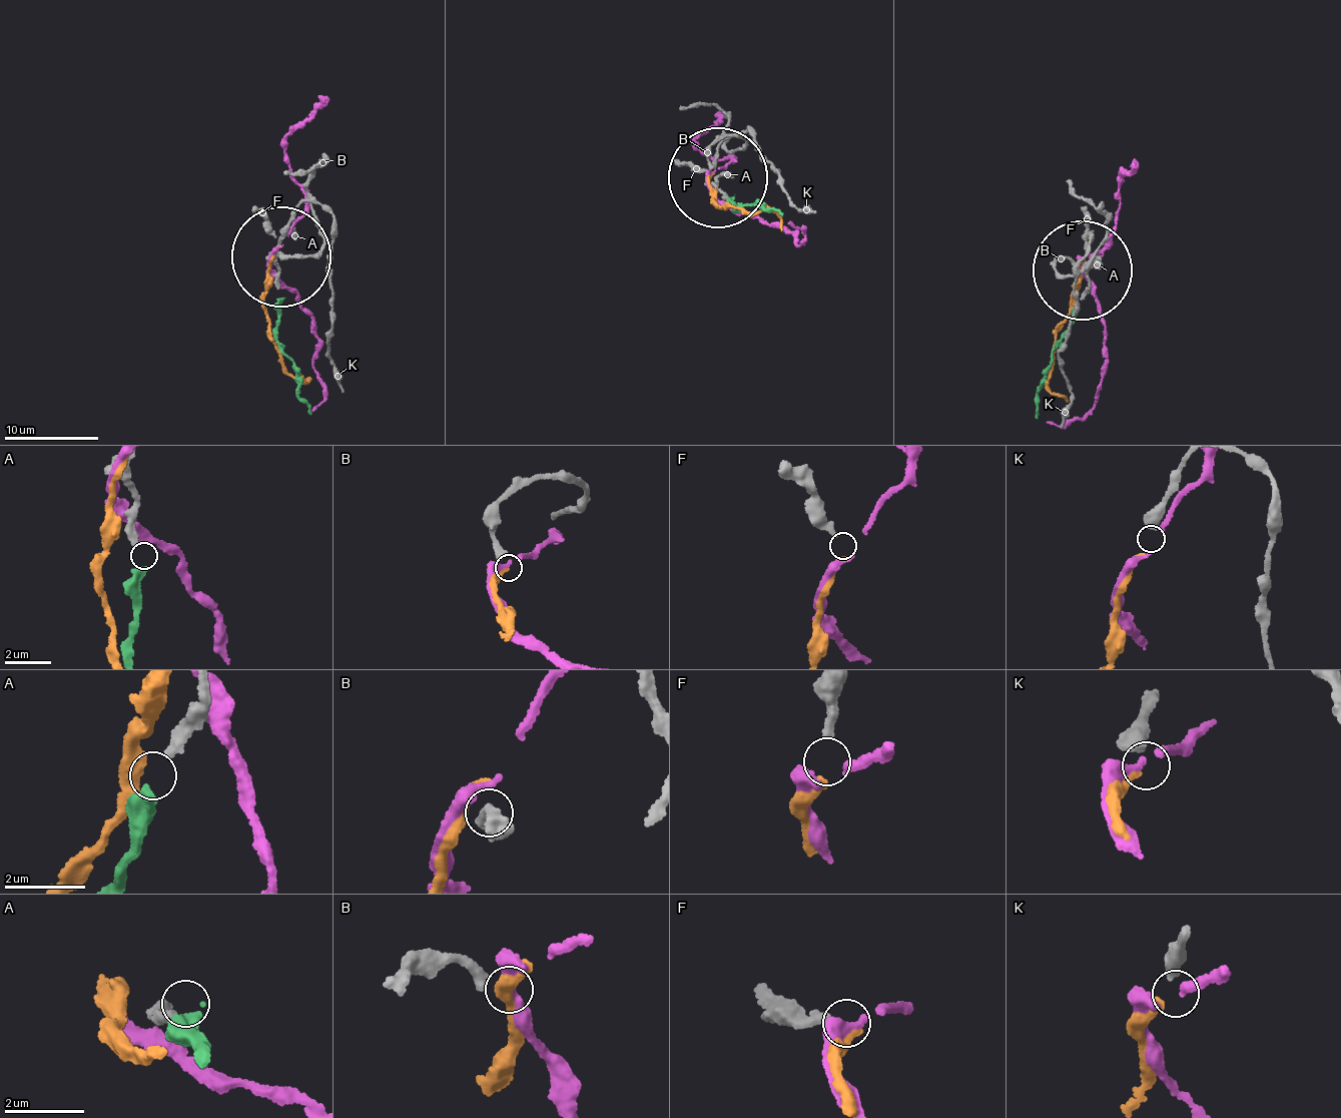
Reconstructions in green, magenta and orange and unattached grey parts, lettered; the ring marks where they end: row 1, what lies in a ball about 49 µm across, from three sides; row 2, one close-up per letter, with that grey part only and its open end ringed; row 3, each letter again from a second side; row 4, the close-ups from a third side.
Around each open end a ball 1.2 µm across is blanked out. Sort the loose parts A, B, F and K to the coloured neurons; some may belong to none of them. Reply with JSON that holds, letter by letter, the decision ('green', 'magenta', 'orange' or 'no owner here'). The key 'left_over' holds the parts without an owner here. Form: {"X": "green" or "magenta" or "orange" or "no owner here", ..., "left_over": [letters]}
{"A": "green", "B": "no owner here", "F": "orange", "K": "no owner here", "left_over": ["B", "K"]}

